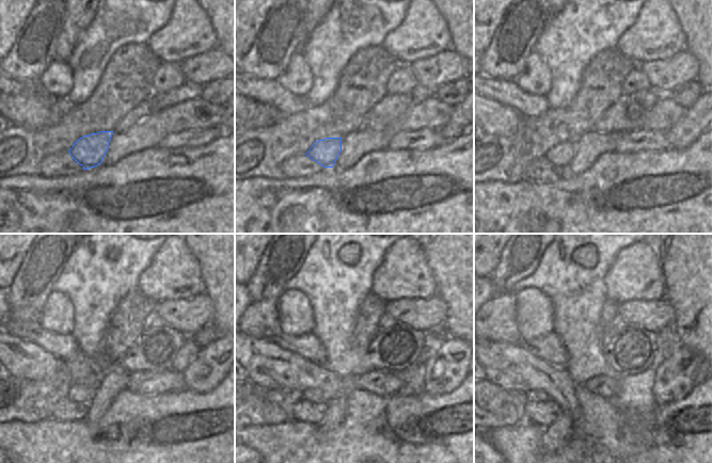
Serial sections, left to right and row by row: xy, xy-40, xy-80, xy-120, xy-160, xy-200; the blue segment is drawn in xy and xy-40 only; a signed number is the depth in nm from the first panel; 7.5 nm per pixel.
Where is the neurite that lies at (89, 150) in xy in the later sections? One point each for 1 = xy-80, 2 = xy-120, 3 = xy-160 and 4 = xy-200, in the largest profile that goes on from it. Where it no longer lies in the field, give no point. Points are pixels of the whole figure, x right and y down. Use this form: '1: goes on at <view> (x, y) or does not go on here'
1: goes on at xy-80 (560, 155)
2: goes on at xy-120 (80, 394)
3: goes on at xy-160 (310, 395)
4: goes on at xy-200 (535, 396)

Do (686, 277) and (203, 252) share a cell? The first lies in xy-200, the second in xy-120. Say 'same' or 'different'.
same

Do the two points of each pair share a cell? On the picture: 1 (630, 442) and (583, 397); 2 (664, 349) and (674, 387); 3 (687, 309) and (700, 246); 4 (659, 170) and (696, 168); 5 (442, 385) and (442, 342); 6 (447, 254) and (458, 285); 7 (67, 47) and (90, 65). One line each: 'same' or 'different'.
1: same
2: different
3: same
4: same
5: same
6: same
7: different

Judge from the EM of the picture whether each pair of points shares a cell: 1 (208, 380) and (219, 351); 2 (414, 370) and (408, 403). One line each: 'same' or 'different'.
1: same
2: different

